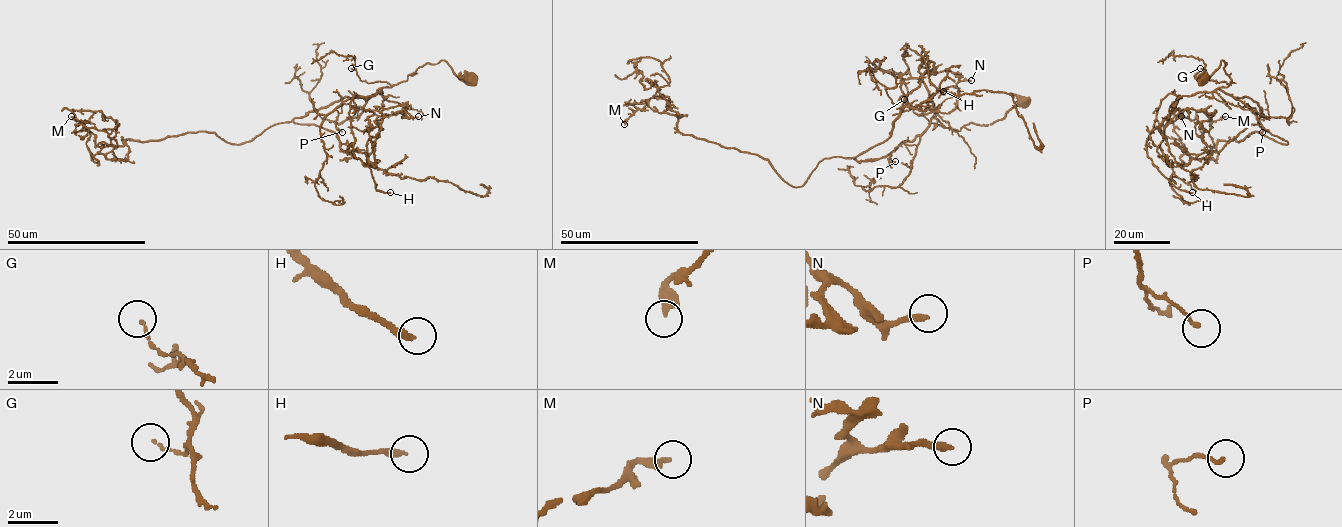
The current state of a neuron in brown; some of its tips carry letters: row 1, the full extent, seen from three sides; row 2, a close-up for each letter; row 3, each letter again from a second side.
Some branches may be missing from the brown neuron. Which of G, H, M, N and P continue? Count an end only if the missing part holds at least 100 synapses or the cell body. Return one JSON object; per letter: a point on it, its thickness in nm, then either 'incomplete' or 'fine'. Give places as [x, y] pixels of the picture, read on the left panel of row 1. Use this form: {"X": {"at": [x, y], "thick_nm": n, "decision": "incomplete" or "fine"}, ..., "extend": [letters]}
{"G": {"at": [351, 68], "thick_nm": 100, "decision": "fine"}, "H": {"at": [390, 192], "thick_nm": 260, "decision": "fine"}, "M": {"at": [71, 116], "thick_nm": 300, "decision": "fine"}, "N": {"at": [418, 116], "thick_nm": 240, "decision": "fine"}, "P": {"at": [342, 132], "thick_nm": 150, "decision": "fine"}, "extend": []}

